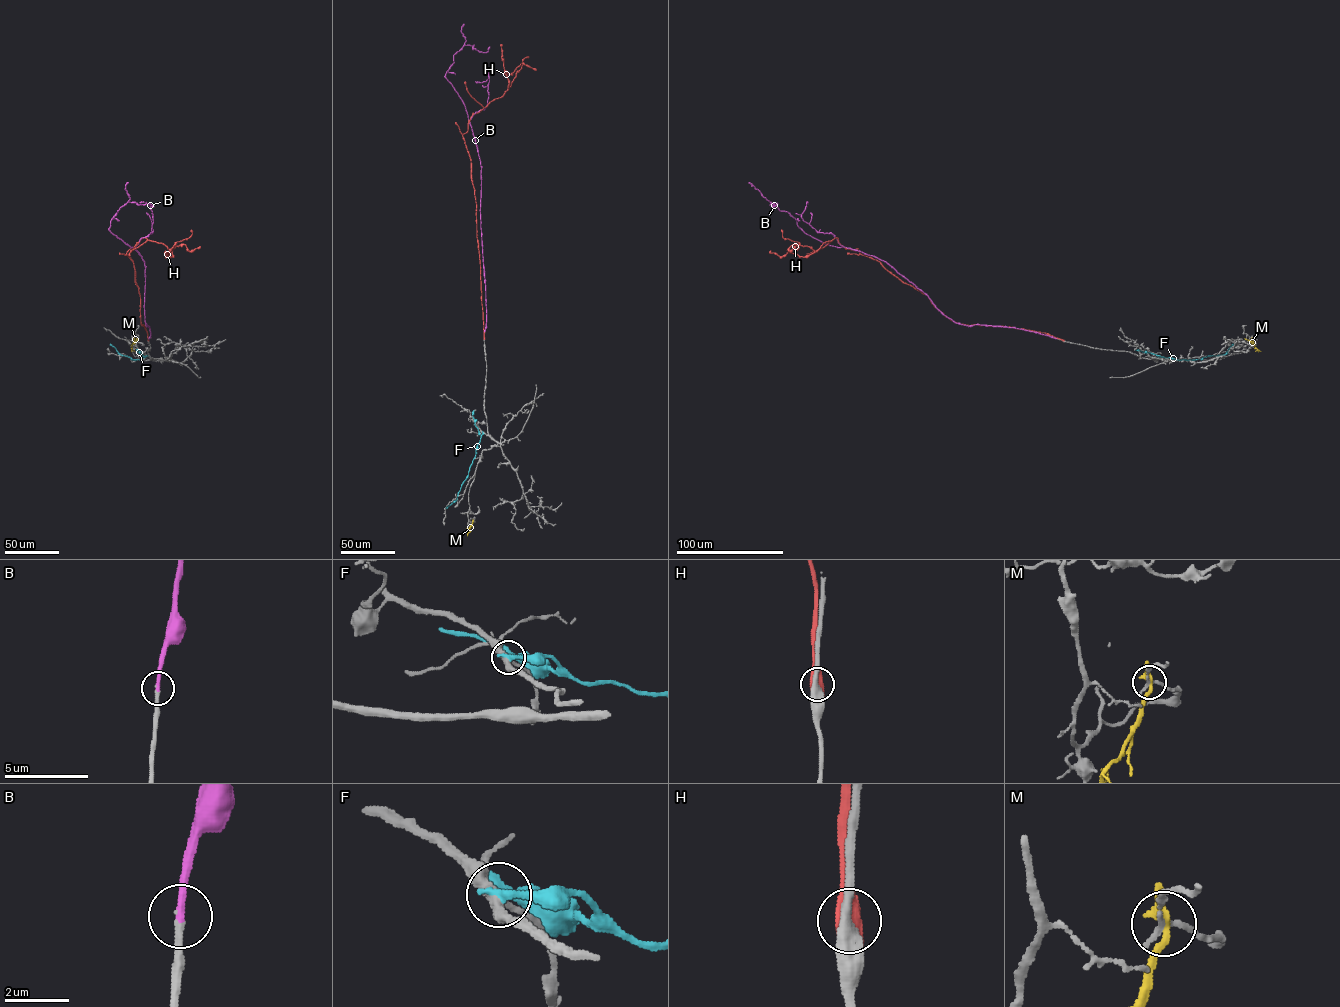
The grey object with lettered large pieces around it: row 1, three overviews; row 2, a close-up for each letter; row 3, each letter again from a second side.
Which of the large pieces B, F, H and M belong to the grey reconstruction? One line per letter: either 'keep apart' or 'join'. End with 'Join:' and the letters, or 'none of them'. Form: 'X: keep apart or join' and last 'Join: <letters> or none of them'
B: join
F: keep apart
H: keep apart
M: keep apart
Join: B

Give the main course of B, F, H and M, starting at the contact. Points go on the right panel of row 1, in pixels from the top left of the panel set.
B: (1056, 338), (1012, 327), (955, 323), (885, 262), (825, 244), (770, 202), (778, 204), (772, 206)
F: (1157, 355), (1178, 360), (1201, 359), (1225, 354), (1233, 344)
H: (1063, 340), (956, 323), (857, 249), (835, 237), (800, 257), (799, 244), (781, 230)
M: (1246, 339), (1260, 351)

